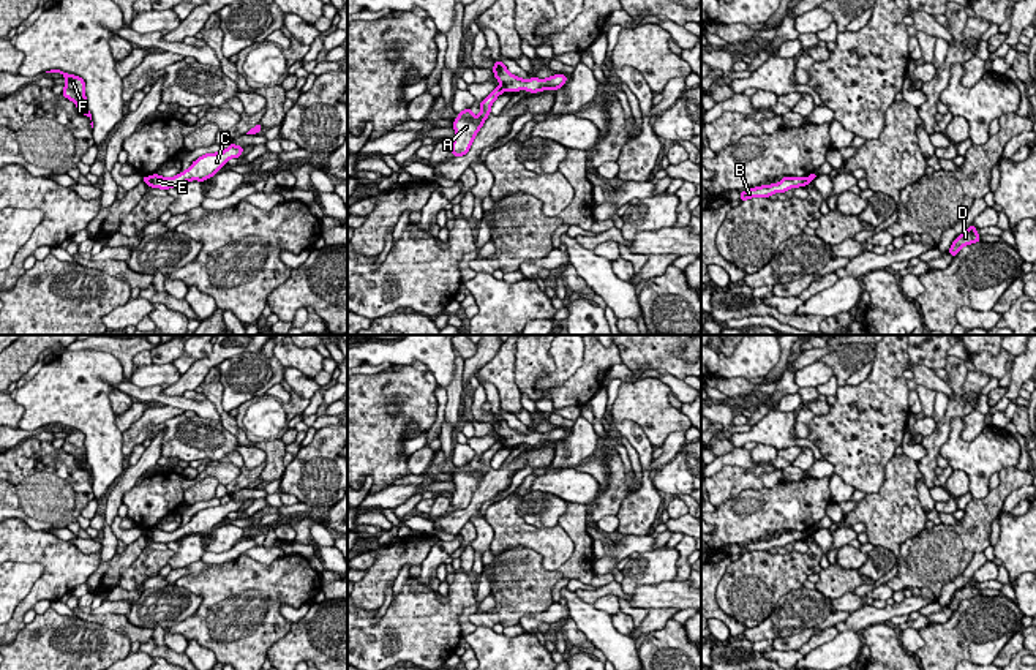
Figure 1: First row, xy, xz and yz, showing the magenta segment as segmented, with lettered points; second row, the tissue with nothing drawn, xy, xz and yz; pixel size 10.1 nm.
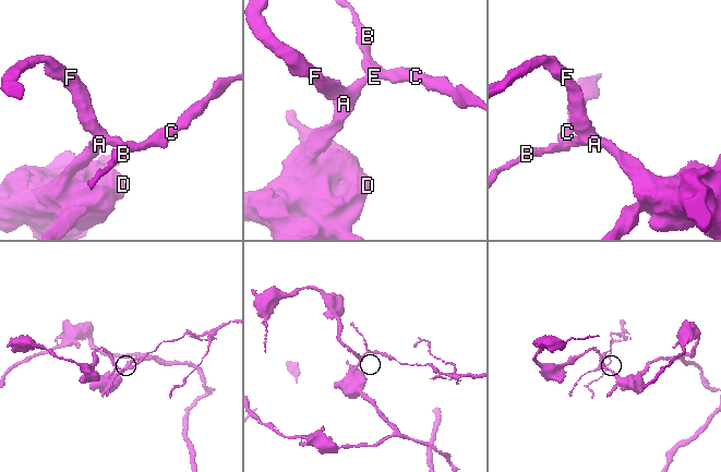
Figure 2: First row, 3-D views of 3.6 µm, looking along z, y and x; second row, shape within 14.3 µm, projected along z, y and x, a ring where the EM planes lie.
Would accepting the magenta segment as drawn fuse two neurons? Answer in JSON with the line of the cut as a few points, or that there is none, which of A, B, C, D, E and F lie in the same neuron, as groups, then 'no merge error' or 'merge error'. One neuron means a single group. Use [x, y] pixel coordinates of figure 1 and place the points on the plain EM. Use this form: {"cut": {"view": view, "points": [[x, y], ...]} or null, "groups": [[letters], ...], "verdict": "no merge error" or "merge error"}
{"cut": {"view": "xy", "points": [[149, 531], [146, 536]]}, "groups": [["A", "D", "F"], ["B", "C", "E"]], "verdict": "merge error"}

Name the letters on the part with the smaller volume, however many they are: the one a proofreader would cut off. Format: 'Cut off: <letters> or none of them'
Cut off: B, C, E

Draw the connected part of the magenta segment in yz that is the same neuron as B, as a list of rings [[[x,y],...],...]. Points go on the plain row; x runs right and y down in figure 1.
[[[783,531],[779,537],[772,537],[772,539],[763,539],[763,540],[756,540],[756,542],[747,542],[745,545],[741,547],[739,555],[745,555],[750,551],[769,551],[774,547],[785,547],[790,542],[798,542],[798,540],[807,540],[809,534],[804,531]]]

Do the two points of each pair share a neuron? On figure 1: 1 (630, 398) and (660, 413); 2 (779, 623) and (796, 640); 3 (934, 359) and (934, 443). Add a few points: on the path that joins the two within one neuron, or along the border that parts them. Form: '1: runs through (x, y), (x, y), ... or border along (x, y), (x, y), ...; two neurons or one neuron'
1: runs through (638, 402), (645, 402), (653, 410); one neuron
2: border along (812, 628), (777, 637), (773, 642); two neurons
3: border along (949, 356), (943, 367); two neurons

